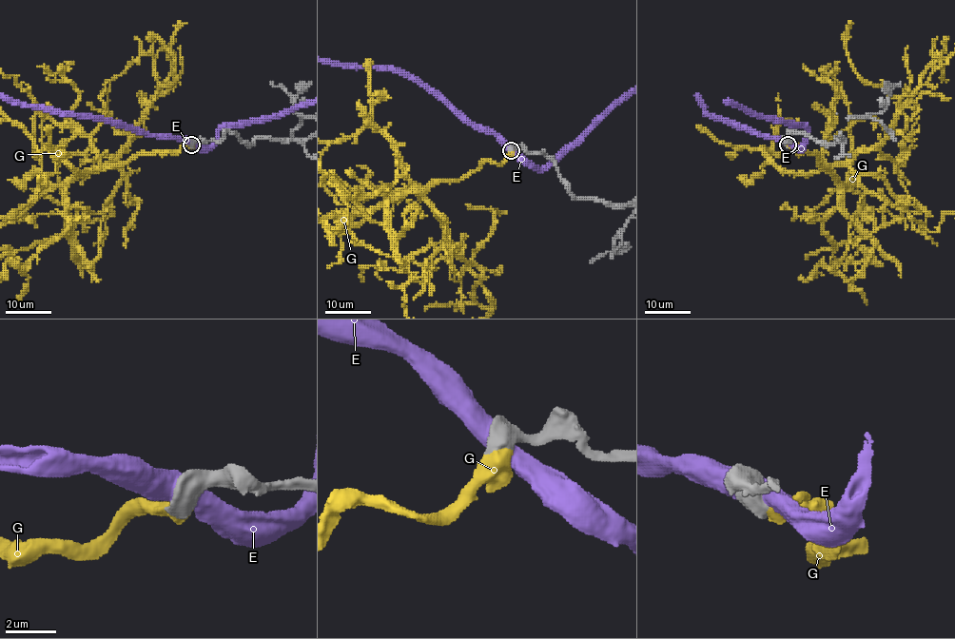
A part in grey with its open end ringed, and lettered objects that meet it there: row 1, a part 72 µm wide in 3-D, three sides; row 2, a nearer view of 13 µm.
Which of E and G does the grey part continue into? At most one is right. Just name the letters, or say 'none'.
G

